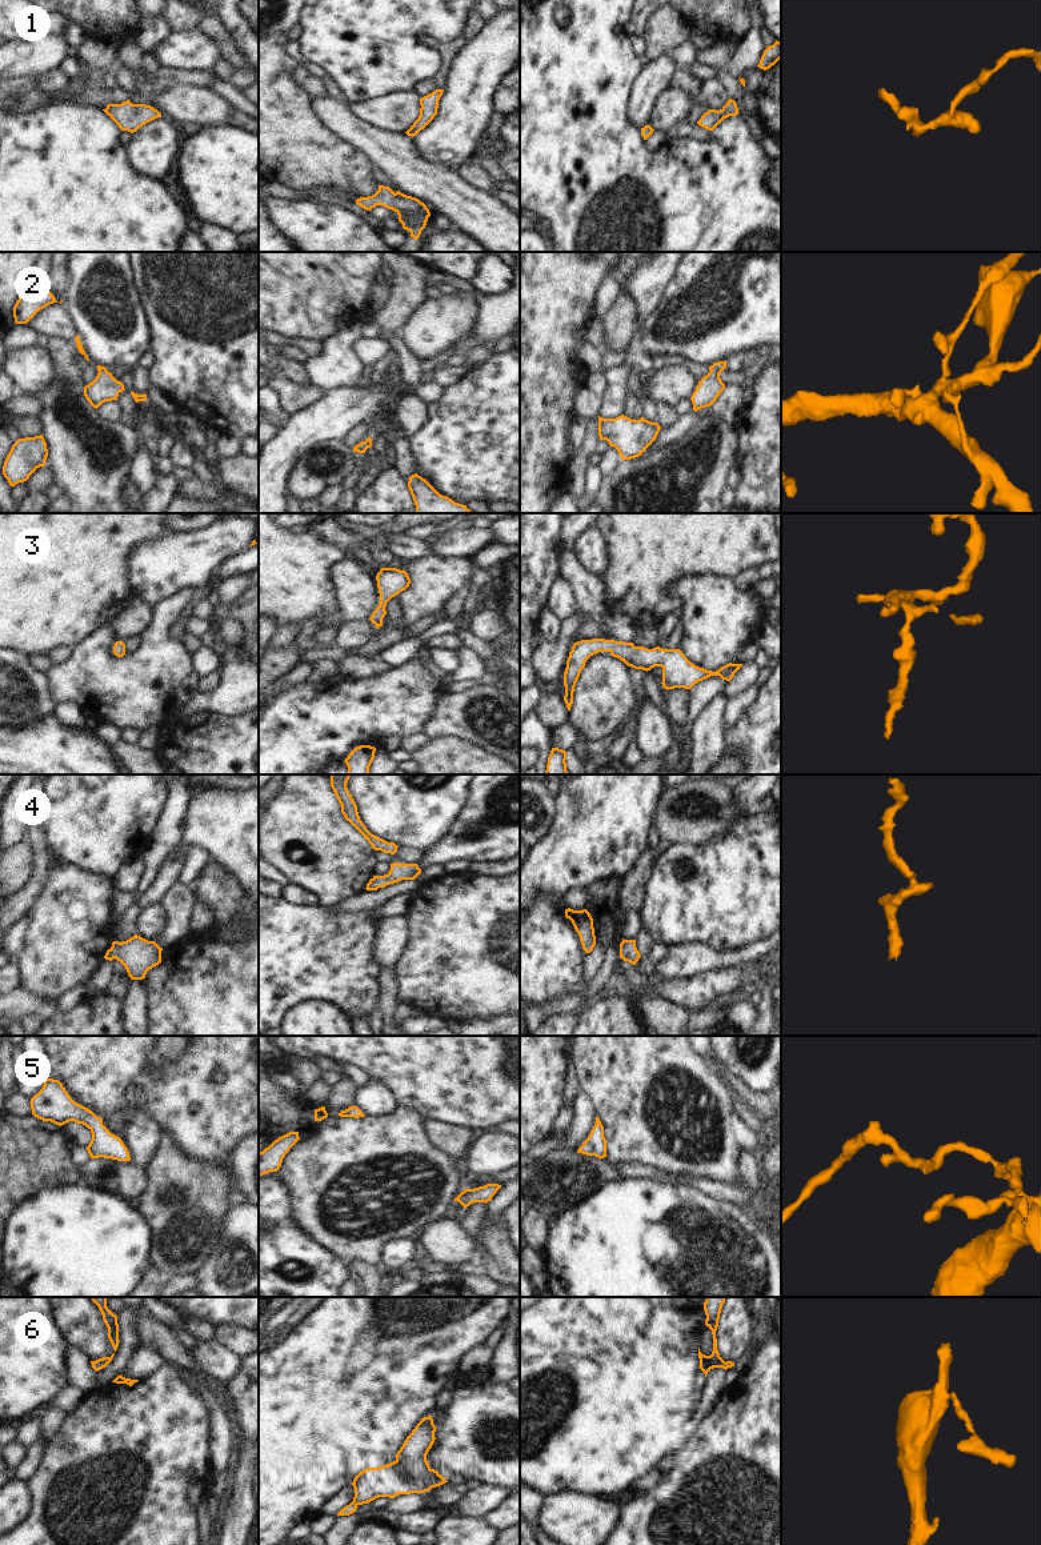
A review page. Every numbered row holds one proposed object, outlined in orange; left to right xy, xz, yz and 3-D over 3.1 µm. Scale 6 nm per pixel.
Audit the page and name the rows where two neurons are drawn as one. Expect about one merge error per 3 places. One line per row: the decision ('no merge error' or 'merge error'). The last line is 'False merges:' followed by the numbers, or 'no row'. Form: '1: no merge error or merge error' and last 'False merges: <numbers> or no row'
1: no merge error
2: no merge error
3: no merge error
4: no merge error
5: no merge error
6: no merge error
False merges: no row

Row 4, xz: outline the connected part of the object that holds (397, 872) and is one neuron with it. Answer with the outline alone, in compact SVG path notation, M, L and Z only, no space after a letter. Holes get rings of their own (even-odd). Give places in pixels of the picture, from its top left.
M391 864L391 870L384 876L373 876L367 884L367 890L377 890L401 880L415 880L421 873L417 864Z

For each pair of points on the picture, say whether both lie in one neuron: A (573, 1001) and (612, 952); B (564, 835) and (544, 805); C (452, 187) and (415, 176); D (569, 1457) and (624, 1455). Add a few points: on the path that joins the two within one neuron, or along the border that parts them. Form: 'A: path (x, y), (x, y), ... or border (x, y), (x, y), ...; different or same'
A: path (587, 993), (601, 979), (608, 965); same
B: border (556, 796), (553, 823), (535, 844); different
C: path (443, 187), (424, 181); same
D: path (583, 1455), (611, 1455); same

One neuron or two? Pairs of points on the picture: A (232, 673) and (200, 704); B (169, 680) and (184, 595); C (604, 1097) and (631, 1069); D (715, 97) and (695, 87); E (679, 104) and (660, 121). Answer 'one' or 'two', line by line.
A: one
B: one
C: one
D: one
E: one

